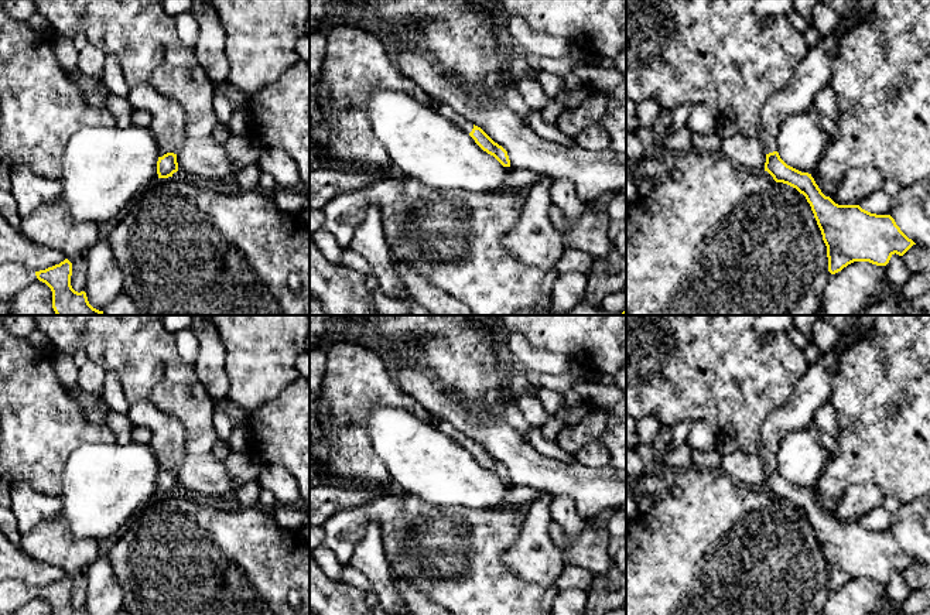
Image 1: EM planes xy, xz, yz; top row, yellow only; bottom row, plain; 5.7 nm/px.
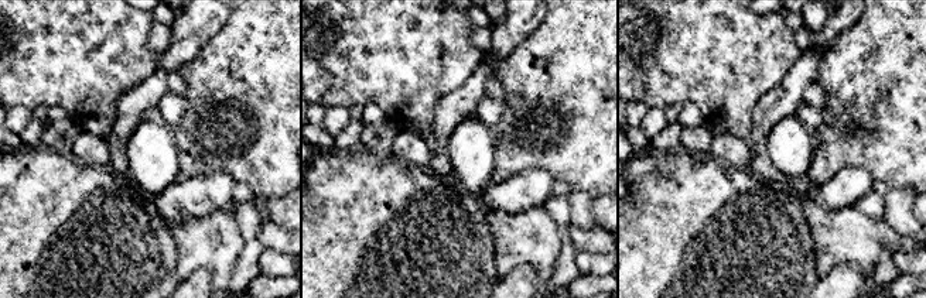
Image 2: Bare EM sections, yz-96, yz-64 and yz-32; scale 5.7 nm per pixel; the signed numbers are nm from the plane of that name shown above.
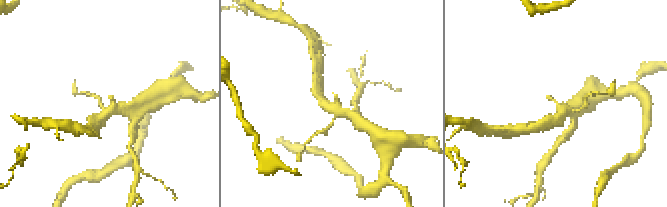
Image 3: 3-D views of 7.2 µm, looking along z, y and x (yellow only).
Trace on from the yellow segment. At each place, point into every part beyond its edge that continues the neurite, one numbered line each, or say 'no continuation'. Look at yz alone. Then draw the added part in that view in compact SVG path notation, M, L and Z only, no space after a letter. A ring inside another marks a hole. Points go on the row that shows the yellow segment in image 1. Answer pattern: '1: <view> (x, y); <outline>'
1: yz (814, 74); M834 33L821 37L796 68L789 88L772 96L763 106L759 141L765 154L777 151L777 134L784 119L789 115L810 109L814 96L830 86L840 40L841 37Z

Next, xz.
1: xz (444, 109); M435 103L437 110L451 122L454 122L459 129L465 133L471 133L473 129L473 123L465 119L464 116L458 115L449 105L447 103Z

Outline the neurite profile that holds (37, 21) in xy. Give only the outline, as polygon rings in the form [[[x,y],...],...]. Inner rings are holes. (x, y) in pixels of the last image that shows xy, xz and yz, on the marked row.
[[[40,13],[30,17],[27,24],[40,34],[51,34],[51,24]]]

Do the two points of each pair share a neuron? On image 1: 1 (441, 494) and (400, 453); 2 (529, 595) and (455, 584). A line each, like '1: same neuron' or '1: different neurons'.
1: same neuron
2: same neuron

